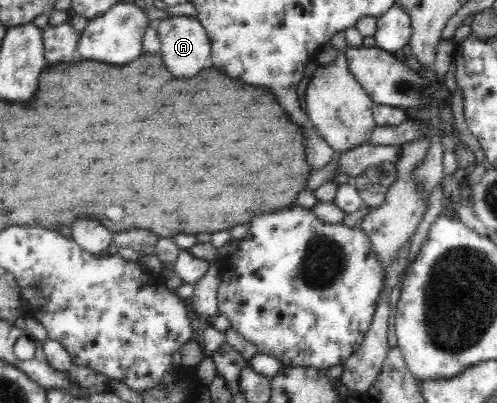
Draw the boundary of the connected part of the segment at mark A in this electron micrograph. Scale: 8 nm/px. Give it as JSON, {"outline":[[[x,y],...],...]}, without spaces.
{"outline":[[[172,16],[158,22],[155,27],[162,46],[158,54],[162,58],[164,67],[174,78],[190,78],[200,70],[210,67],[210,39],[198,19]]]}

